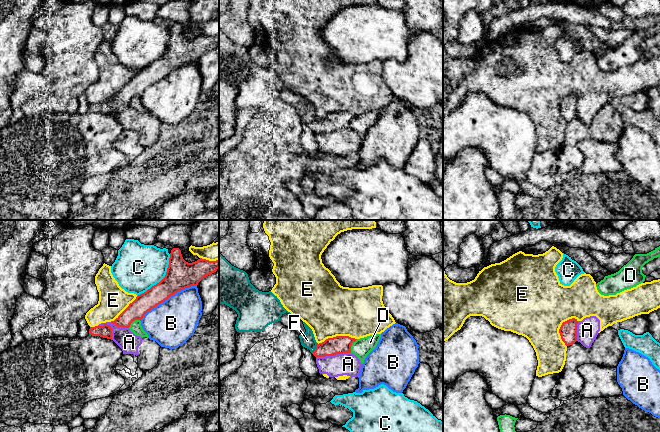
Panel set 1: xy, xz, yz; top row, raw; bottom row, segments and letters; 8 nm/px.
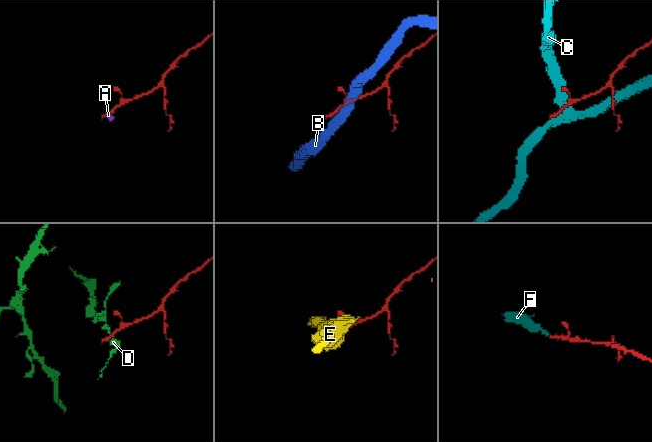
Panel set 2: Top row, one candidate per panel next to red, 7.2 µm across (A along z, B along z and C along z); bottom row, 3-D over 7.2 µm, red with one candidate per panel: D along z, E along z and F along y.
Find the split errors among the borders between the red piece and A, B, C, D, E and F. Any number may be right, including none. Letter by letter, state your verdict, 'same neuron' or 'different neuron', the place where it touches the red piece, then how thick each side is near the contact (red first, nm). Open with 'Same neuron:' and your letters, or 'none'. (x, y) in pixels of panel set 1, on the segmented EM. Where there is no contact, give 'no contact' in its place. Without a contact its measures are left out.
Same neuron: F
A: different neuron; meets red in xz at (333, 355); 140 nm thick on the red side, 180 nm on the other
B: different neuron; meets red in xy at (167, 298); 220 nm thick on the red side, 360 nm on the other
C: different neuron; meets red in xy at (162, 279); 220 nm thick on the red side, 380 nm on the other
D: different neuron; meets red in xy at (133, 320); 150 nm thick on the red side, 90 nm on the other
E: different neuron; meets red in yz at (559, 329); 140 nm thick on the red side, 480 nm on the other
F: same neuron; meets red in xz at (316, 348); 140 nm thick on the red side, 120 nm on the other

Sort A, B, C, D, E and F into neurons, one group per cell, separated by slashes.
A E / B / C / D / F

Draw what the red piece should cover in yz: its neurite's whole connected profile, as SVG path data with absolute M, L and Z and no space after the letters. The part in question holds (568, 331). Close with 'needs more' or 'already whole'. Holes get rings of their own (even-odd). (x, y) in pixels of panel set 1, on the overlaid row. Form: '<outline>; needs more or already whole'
M575 318L562 323L559 333L566 346L572 345L577 341L577 324L578 321Z; already whole

